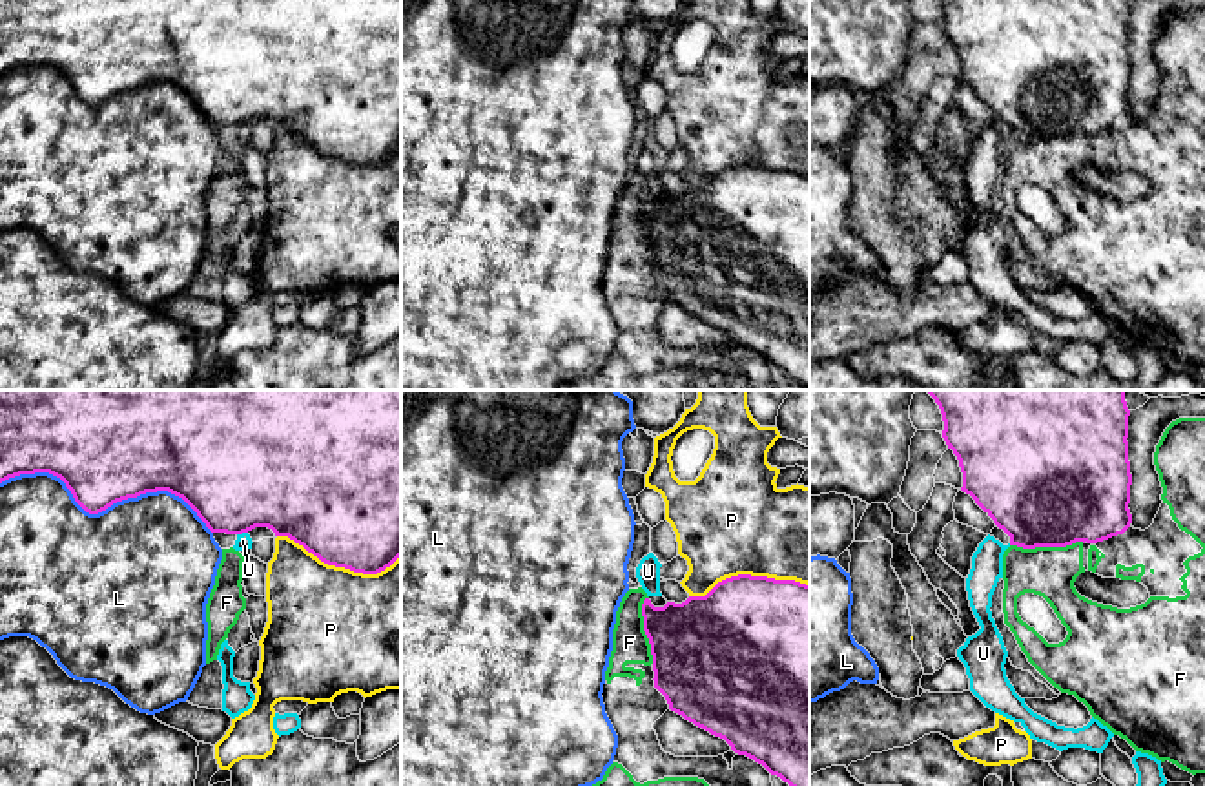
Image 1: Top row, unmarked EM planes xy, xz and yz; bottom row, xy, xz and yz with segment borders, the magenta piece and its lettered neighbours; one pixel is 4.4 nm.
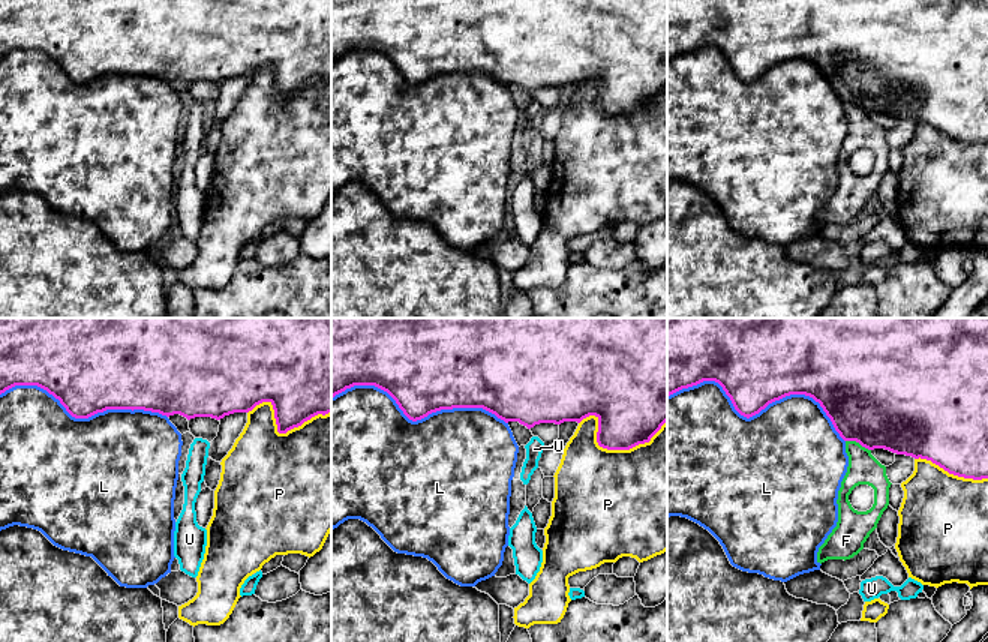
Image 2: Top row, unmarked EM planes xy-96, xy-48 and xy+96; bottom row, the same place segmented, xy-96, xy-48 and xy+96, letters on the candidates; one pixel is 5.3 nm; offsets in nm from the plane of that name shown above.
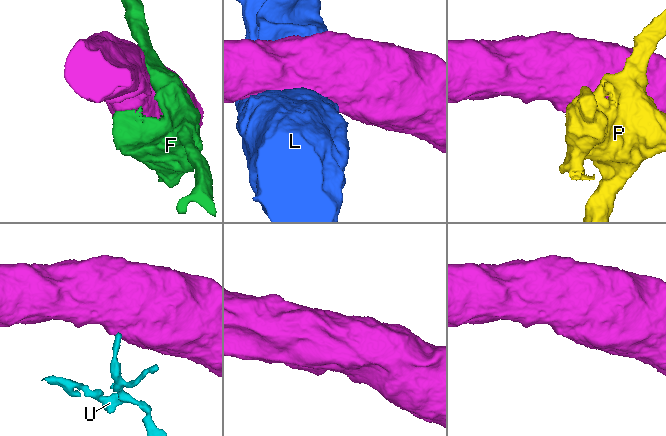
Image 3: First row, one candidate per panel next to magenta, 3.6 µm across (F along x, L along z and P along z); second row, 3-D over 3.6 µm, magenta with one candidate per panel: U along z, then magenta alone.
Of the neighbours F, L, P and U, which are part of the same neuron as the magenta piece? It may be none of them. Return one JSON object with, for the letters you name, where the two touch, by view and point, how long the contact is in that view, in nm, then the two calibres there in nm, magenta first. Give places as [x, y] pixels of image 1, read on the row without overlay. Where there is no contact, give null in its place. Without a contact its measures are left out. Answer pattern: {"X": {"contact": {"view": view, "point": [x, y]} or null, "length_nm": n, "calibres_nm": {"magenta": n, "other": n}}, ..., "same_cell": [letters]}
{"same_cell": []}

